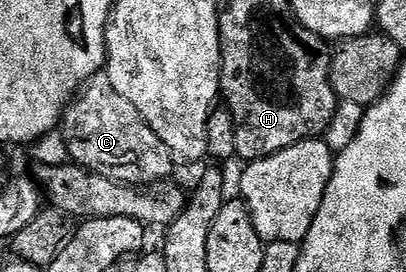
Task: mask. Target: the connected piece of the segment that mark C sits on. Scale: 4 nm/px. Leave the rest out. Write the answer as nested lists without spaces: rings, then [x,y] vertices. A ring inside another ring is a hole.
[[[105,74],[94,76],[77,93],[76,98],[70,101],[70,105],[62,114],[61,132],[63,138],[70,143],[69,159],[79,168],[87,168],[89,172],[95,172],[109,180],[116,180],[119,184],[131,186],[154,186],[169,177],[166,175],[169,174],[170,163],[172,163],[170,153],[167,152],[155,132],[144,122],[140,110],[136,110],[136,106],[132,106],[128,98],[124,98],[113,88],[110,79]]]

